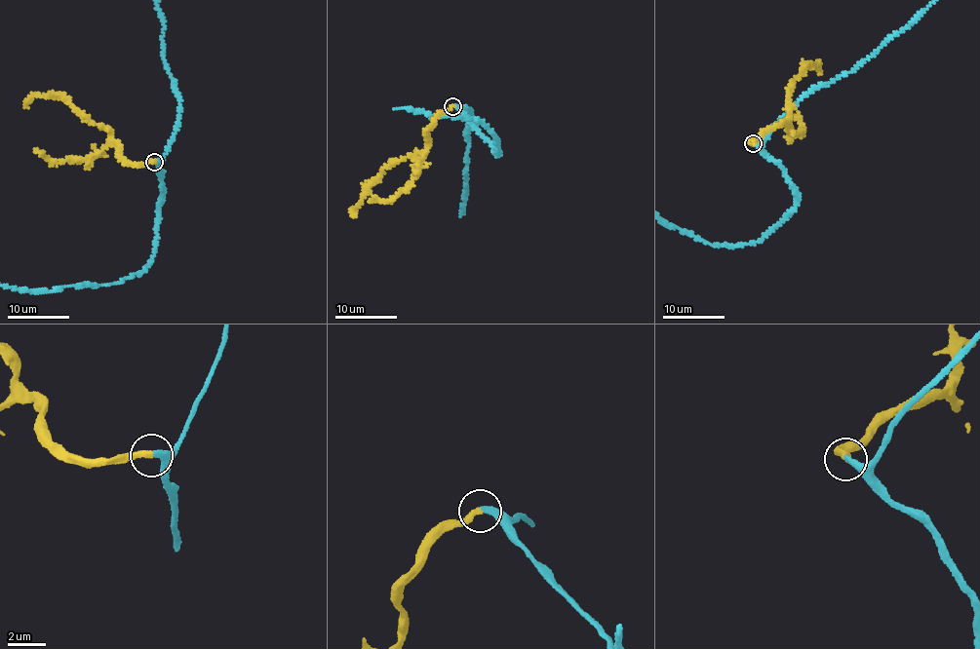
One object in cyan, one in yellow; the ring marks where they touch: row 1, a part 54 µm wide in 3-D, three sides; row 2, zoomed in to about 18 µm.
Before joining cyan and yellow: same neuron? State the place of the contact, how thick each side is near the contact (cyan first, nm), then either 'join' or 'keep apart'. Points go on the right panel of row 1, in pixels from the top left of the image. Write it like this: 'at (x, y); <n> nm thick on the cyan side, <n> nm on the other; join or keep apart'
at (753, 143); 320 nm thick on the cyan side, 320 nm on the other; join

